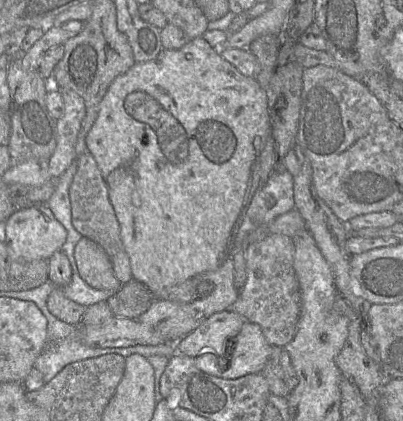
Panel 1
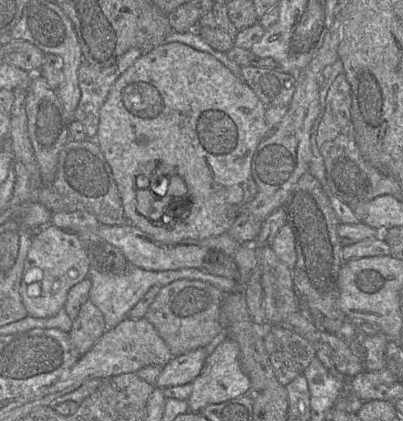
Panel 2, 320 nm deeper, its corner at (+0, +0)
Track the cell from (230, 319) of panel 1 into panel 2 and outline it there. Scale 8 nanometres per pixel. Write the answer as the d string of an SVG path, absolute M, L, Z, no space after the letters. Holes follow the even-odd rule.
M197 348L174 356L165 365L154 386L163 389L192 383L202 372L210 349Z

